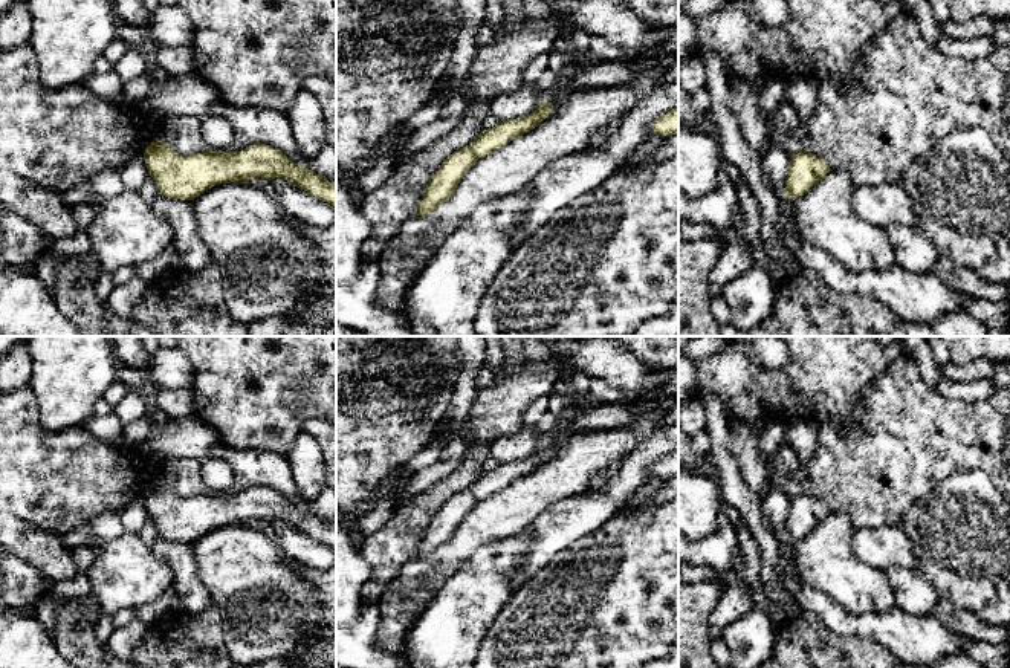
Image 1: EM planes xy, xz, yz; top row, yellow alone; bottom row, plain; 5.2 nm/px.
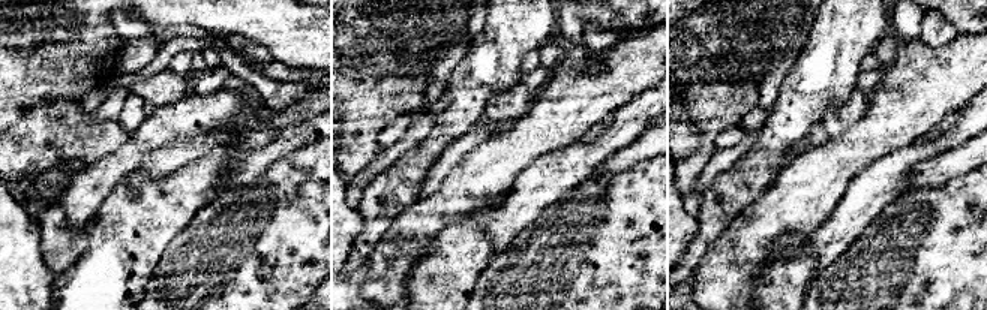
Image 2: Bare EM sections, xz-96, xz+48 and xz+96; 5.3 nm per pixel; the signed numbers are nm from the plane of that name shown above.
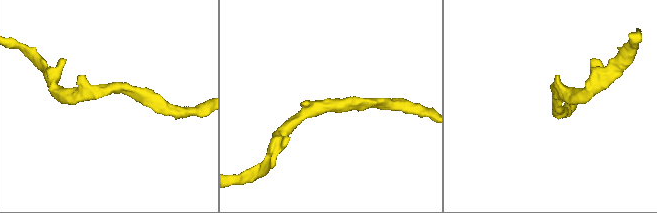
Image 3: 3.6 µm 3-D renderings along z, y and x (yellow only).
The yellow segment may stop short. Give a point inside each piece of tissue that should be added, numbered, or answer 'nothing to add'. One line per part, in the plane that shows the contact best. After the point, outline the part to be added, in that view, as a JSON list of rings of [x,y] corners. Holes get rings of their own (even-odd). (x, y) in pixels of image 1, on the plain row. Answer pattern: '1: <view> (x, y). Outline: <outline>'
nothing to add

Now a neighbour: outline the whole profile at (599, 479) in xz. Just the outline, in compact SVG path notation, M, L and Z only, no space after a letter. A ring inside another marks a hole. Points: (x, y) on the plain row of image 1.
M613 462L608 468L597 472L590 482L590 489L600 489L619 471L619 466L620 462Z

